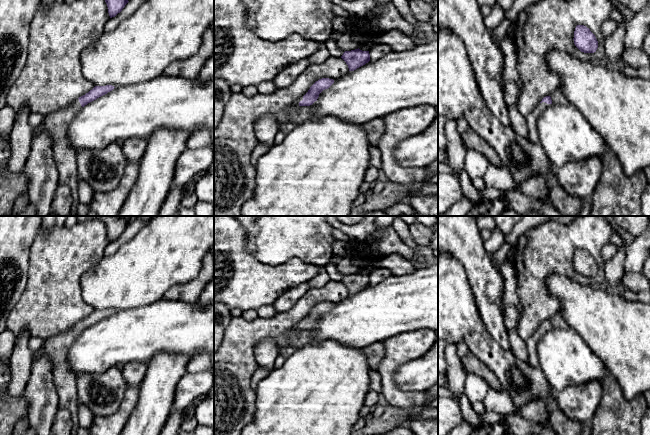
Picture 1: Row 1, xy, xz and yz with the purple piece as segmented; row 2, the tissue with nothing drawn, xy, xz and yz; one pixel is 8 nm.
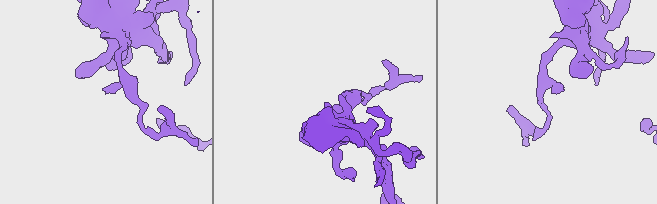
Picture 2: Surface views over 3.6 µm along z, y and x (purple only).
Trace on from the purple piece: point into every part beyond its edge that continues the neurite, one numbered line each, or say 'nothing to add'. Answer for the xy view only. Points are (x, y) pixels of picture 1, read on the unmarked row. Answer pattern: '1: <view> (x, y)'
1: xy (56, 347)

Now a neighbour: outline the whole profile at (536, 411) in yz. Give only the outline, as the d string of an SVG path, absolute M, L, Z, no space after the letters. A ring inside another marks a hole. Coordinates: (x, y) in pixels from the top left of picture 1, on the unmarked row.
M534 399L522 406L520 415L531 422L542 423L549 427L550 410L547 409L545 402L540 399Z

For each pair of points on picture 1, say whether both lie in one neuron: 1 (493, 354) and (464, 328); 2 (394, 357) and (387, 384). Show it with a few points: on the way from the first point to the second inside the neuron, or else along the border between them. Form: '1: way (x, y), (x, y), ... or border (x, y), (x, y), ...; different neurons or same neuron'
1: way (486, 347), (471, 332); same neuron
2: way (389, 364), (387, 377); same neuron

